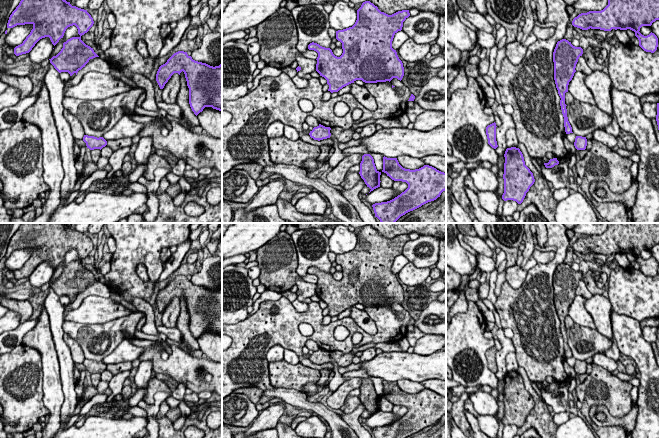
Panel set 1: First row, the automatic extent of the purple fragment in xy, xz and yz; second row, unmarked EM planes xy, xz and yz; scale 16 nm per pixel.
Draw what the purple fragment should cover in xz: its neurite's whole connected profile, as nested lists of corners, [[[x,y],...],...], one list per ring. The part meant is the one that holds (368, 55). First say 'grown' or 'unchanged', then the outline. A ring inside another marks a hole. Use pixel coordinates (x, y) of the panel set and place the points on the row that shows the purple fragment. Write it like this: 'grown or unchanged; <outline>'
unchanged; [[[370,1],[362,3],[357,10],[357,20],[352,27],[336,31],[336,39],[342,43],[343,53],[340,57],[333,54],[330,48],[325,48],[317,43],[310,43],[309,50],[314,50],[318,53],[316,71],[320,76],[327,80],[329,85],[328,91],[331,93],[338,92],[343,87],[354,83],[356,80],[362,80],[365,83],[377,83],[391,81],[393,78],[402,80],[404,76],[404,67],[399,59],[396,50],[392,48],[394,35],[402,30],[403,22],[410,16],[409,10],[398,11],[392,15],[381,12],[377,6]]]

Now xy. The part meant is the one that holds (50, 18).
unchanged; [[[21,0],[16,9],[9,17],[7,28],[13,28],[17,25],[32,24],[33,29],[26,37],[22,44],[14,48],[16,56],[29,53],[35,44],[42,38],[49,37],[52,44],[55,46],[61,38],[63,38],[66,29],[75,25],[78,29],[79,37],[72,37],[63,43],[63,48],[50,60],[50,63],[59,72],[68,72],[70,76],[74,73],[77,75],[89,62],[90,59],[99,57],[90,46],[86,45],[81,36],[89,31],[93,26],[94,21],[87,10],[72,6],[66,0]]]

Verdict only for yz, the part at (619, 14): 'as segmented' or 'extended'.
as segmented

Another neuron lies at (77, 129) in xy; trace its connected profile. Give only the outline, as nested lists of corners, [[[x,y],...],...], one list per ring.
[[[64,110],[63,115],[70,125],[74,139],[75,140],[83,139],[85,133],[81,122],[67,110]]]

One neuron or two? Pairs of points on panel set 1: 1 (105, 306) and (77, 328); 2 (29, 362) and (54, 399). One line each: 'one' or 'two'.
1: two
2: two

